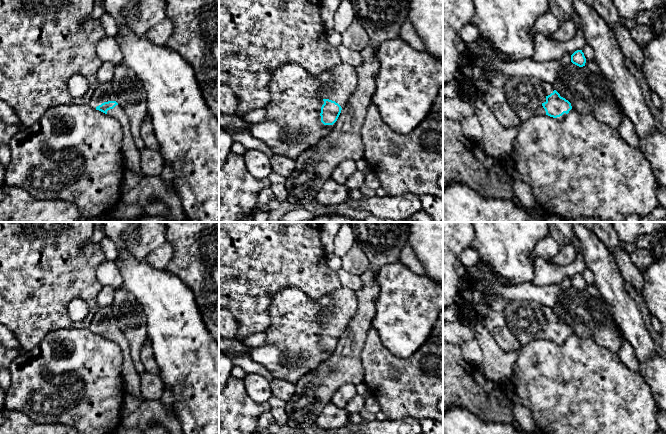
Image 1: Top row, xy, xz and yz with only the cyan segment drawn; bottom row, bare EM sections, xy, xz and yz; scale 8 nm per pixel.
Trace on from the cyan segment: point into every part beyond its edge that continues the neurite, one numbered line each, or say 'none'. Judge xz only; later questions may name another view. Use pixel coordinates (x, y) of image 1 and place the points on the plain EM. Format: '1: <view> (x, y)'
1: xz (338, 307)

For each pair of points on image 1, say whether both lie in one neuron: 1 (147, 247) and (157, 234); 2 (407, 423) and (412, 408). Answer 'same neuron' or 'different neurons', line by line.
1: same neuron
2: different neurons

